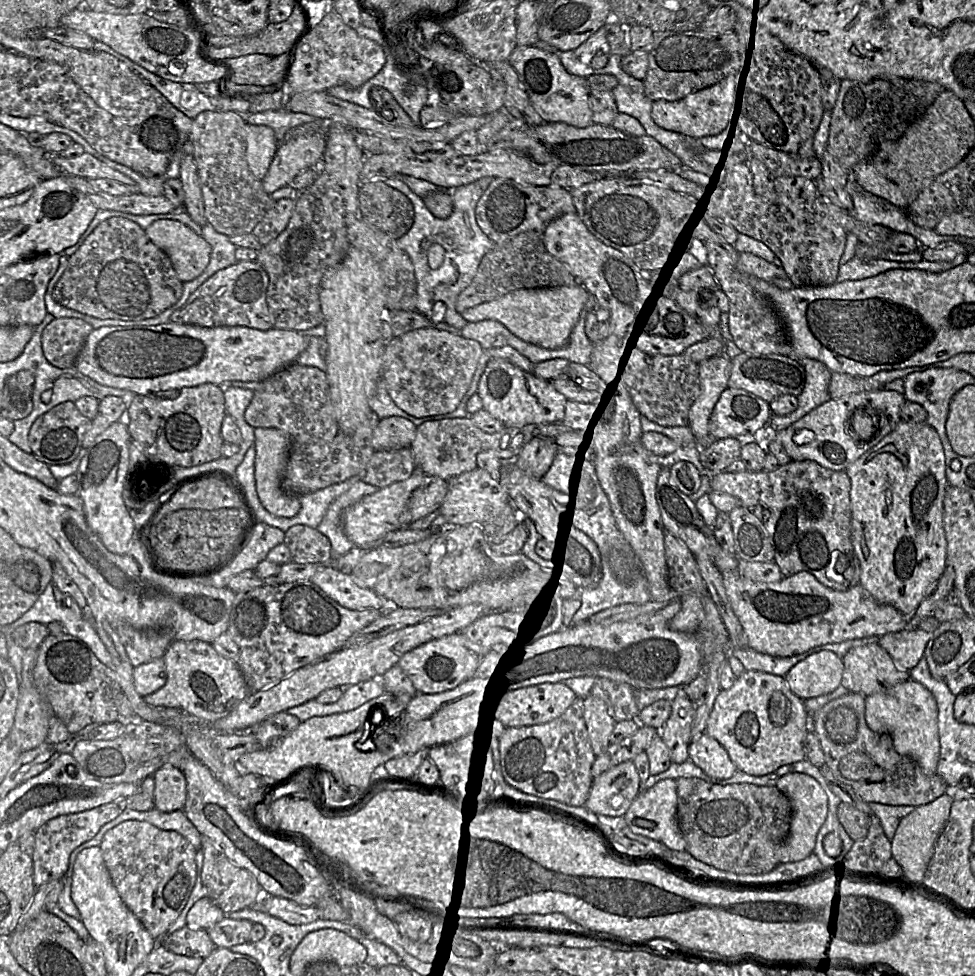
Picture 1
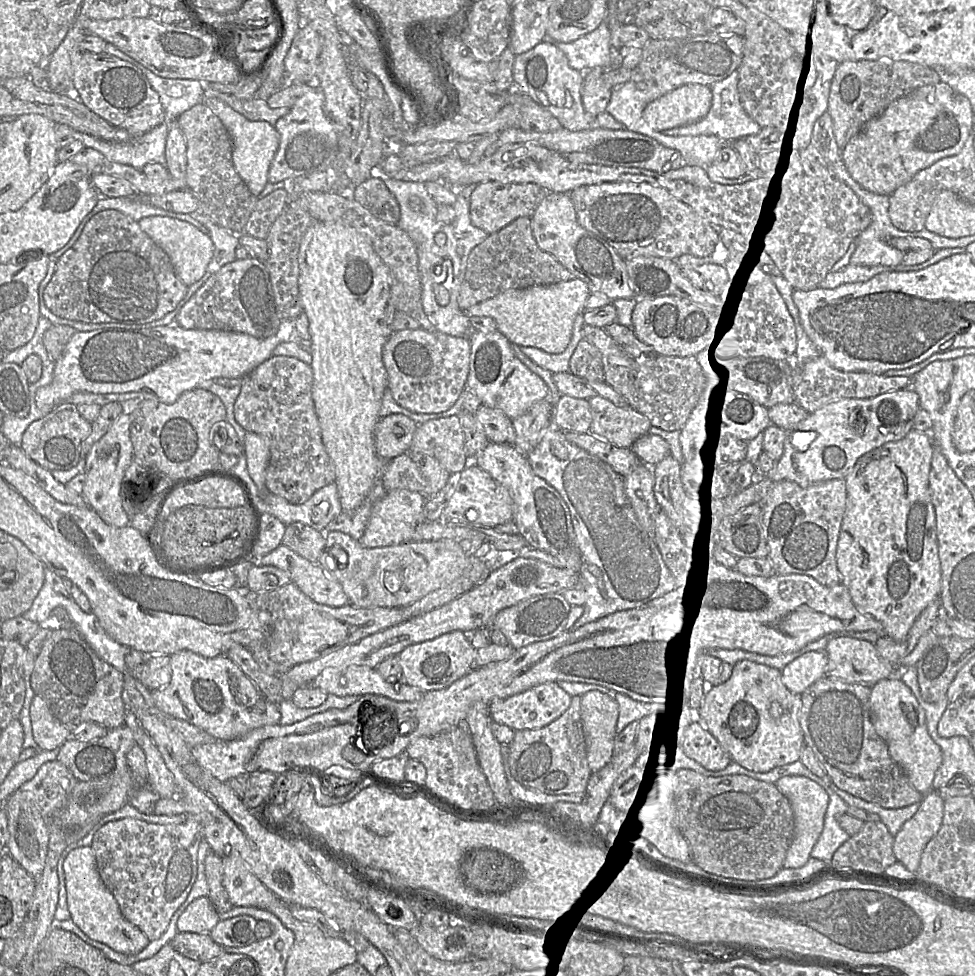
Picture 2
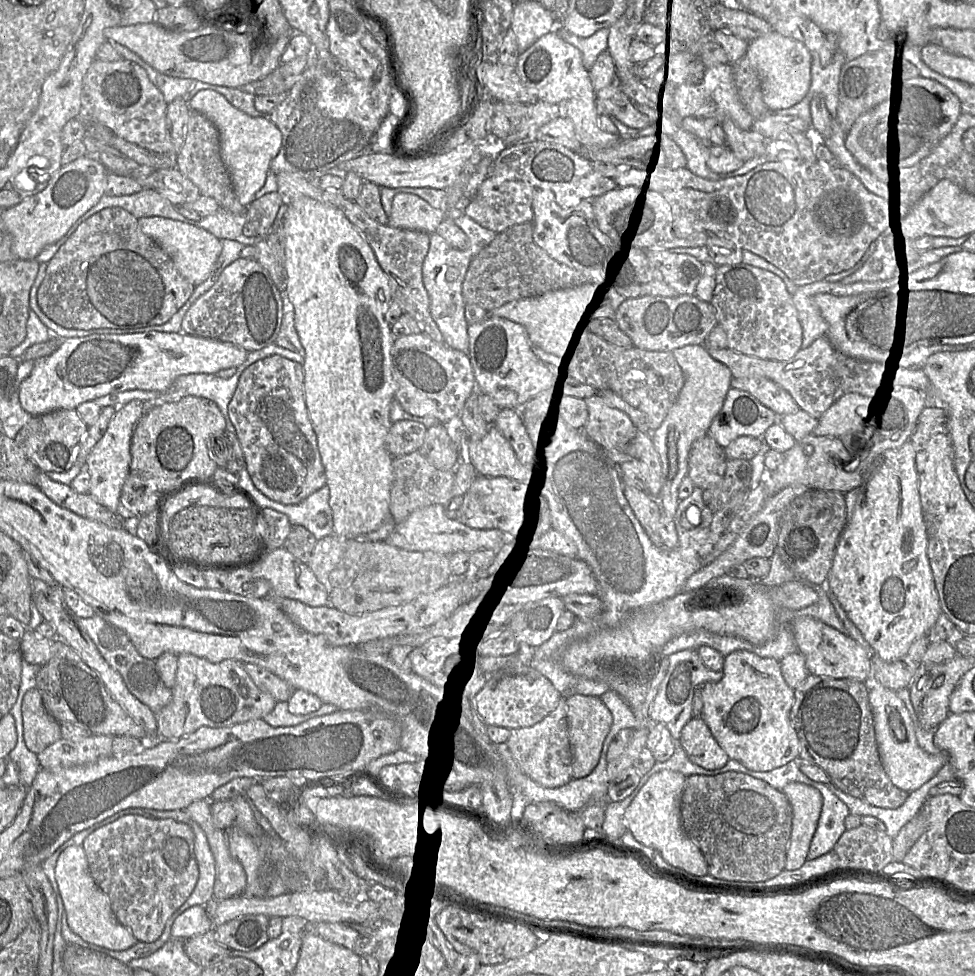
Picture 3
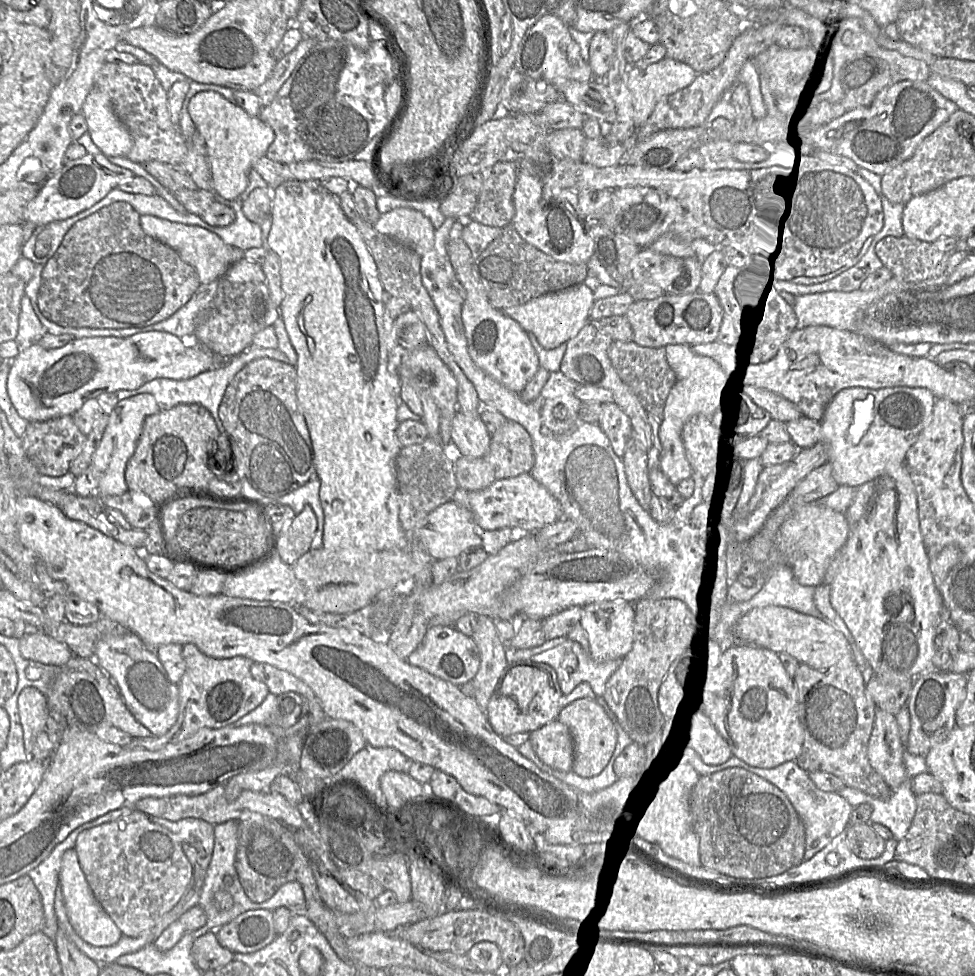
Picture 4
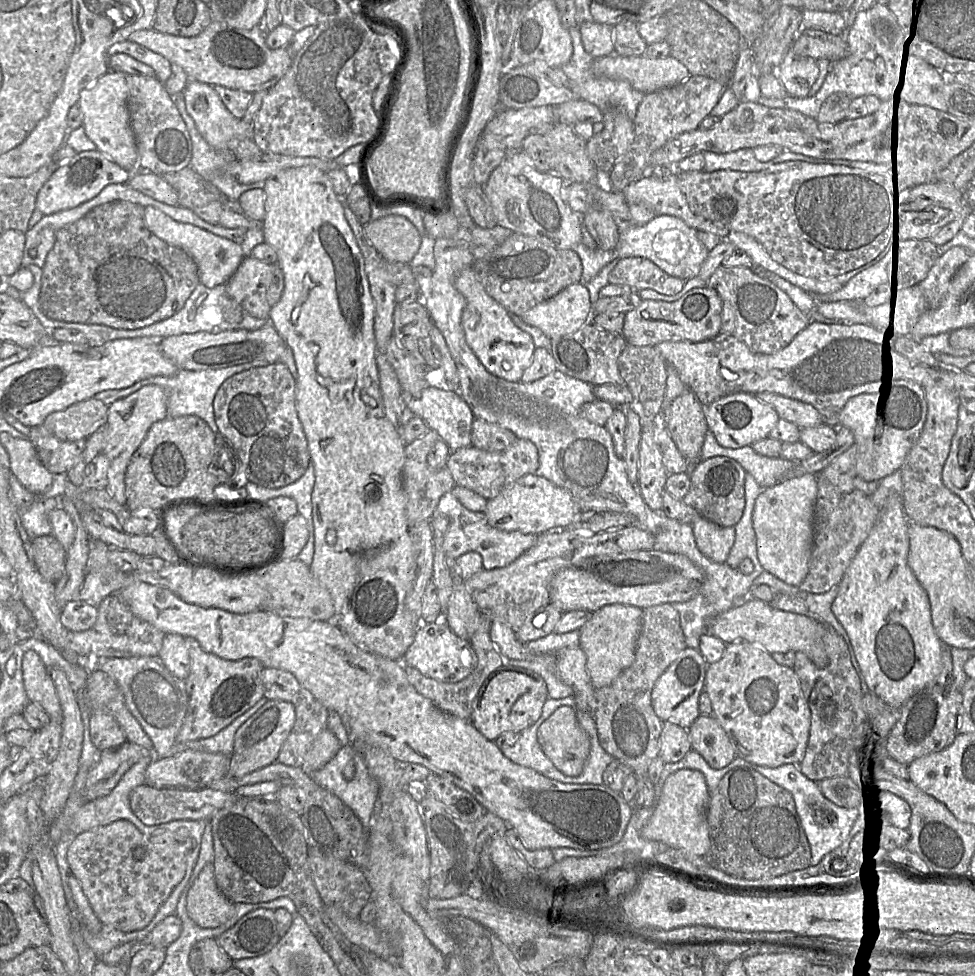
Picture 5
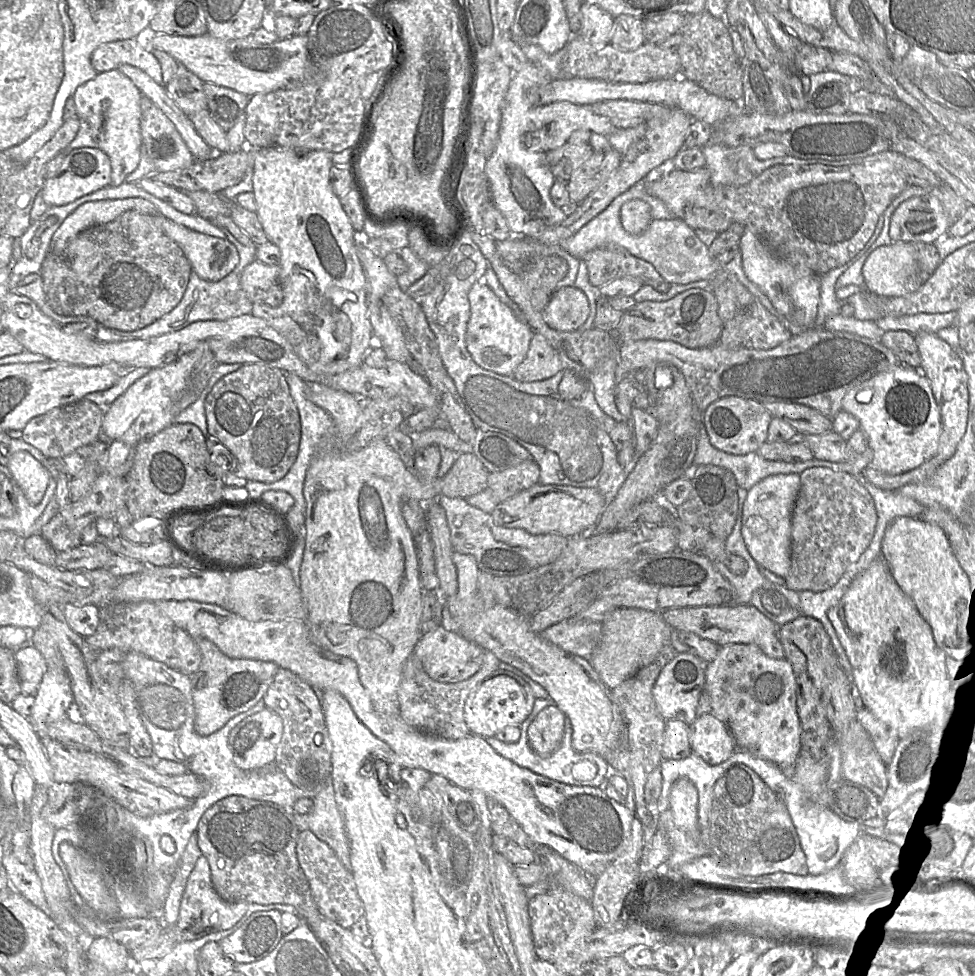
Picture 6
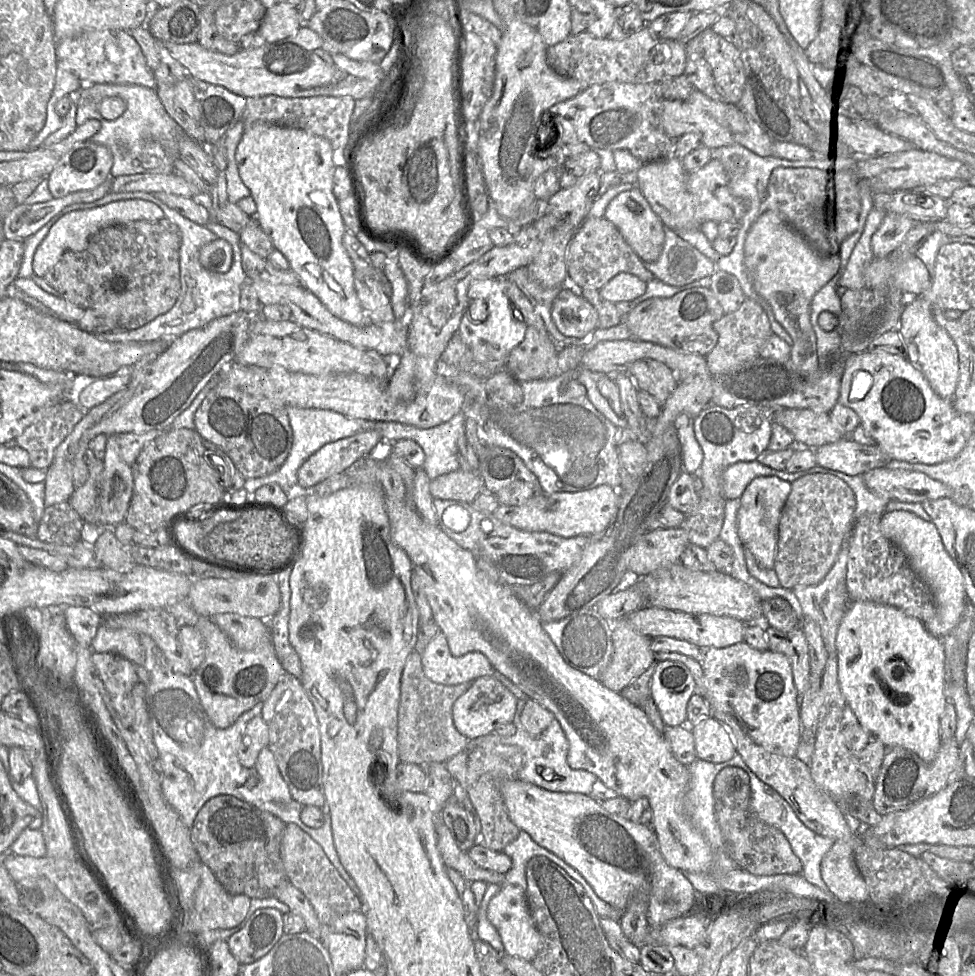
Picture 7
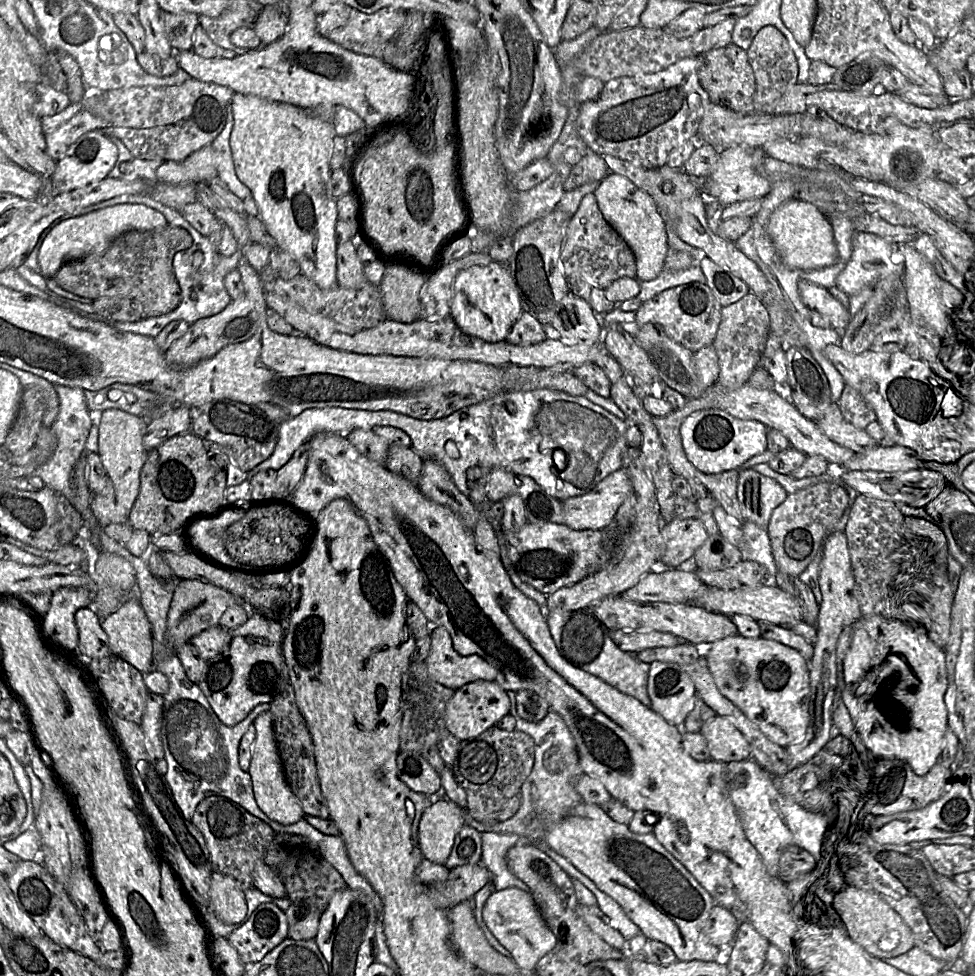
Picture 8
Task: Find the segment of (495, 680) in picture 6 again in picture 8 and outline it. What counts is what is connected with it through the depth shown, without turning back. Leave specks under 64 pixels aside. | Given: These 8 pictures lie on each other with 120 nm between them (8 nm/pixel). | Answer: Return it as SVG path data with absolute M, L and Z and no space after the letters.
M476 680L455 690L445 708L445 723L449 734L460 741L478 736L494 726L510 712L507 692L496 681Z

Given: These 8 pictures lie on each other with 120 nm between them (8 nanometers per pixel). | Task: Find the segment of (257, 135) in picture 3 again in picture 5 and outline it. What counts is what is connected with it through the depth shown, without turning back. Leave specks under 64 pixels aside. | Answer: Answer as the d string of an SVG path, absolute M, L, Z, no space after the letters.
M189 80L182 93L188 115L212 148L227 149L228 142L233 138L252 139L252 123L235 118L212 86Z

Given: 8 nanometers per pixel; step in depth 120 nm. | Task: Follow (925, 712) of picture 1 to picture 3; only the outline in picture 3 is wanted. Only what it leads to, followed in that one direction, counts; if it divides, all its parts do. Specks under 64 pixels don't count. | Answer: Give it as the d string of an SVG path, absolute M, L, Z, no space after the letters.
M869 683L869 702L874 718L874 732L883 768L891 782L908 793L930 780L947 761L946 754L929 754L917 743L915 727L903 701L895 691Z

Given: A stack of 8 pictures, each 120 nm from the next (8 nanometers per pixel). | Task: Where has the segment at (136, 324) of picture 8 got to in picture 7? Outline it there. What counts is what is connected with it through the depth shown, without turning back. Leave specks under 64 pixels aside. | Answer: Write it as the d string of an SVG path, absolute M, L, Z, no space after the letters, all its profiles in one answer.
M136 191L136 192L110 192L104 197L89 203L76 203L69 205L62 209L61 212L56 214L50 221L48 221L41 229L39 229L34 235L28 237L23 241L24 255L22 258L18 277L20 278L32 278L34 276L33 270L33 258L36 249L48 234L50 228L64 215L77 210L91 209L105 204L129 199L142 199L156 204L164 213L164 218L167 218L172 223L176 224L181 232L181 245L179 249L179 266L180 266L180 294L175 305L165 314L159 315L146 325L134 329L134 330L120 330L102 333L96 335L102 340L113 342L152 342L152 341L165 341L171 342L171 340L177 338L183 333L191 330L202 328L209 322L216 318L227 316L234 312L241 310L240 306L240 294L241 287L246 282L247 276L242 269L240 245L241 243L235 243L232 247L232 265L226 273L210 272L203 268L199 262L199 250L200 248L218 237L208 230L205 226L198 225L189 219L181 216L179 213L169 208L160 199L150 193Z

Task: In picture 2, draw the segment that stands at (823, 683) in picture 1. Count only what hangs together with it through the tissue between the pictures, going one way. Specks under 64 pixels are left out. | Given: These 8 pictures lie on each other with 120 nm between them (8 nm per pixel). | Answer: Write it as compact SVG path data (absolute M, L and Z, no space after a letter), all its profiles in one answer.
M825 651L806 652L784 667L782 681L791 692L800 695L826 675L827 661Z

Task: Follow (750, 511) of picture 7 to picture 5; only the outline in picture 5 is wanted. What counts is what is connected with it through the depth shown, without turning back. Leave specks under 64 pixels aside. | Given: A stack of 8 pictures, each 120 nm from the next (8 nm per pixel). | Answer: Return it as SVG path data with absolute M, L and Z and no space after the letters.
M805 474L762 489L755 500L752 525L757 558L764 570L792 586L799 586L808 573L816 498L816 475Z

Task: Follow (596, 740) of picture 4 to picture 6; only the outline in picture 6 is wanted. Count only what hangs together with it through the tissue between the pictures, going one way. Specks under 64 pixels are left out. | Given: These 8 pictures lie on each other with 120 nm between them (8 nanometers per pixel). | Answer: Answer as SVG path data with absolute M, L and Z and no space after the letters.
M555 705L542 709L527 729L532 751L542 757L553 754L561 744L565 721L564 713Z

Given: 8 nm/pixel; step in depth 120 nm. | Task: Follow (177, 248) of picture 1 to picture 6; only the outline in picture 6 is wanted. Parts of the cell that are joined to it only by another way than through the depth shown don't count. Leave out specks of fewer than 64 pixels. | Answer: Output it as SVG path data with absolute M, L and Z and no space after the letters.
M162 215L160 228L181 248L192 271L206 281L217 282L223 279L239 263L235 246L226 239L192 231Z

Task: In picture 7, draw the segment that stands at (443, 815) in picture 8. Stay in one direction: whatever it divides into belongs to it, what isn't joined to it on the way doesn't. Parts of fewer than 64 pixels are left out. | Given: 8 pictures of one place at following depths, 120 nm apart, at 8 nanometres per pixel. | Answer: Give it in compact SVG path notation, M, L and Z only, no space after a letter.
M438 821L436 824L437 848L446 868L453 868L466 881L481 880L486 883L504 883L505 874L488 870L476 865L469 857L468 852L462 851L453 839L448 827Z

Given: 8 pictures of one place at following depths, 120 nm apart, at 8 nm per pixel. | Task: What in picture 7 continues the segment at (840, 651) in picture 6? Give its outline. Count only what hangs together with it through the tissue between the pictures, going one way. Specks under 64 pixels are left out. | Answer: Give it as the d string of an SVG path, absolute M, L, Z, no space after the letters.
M849 539L843 541L832 568L820 583L811 586L798 585L791 589L801 604L804 616L813 619L819 625L828 654L837 654L836 635L838 626L850 605L846 586L848 551Z

